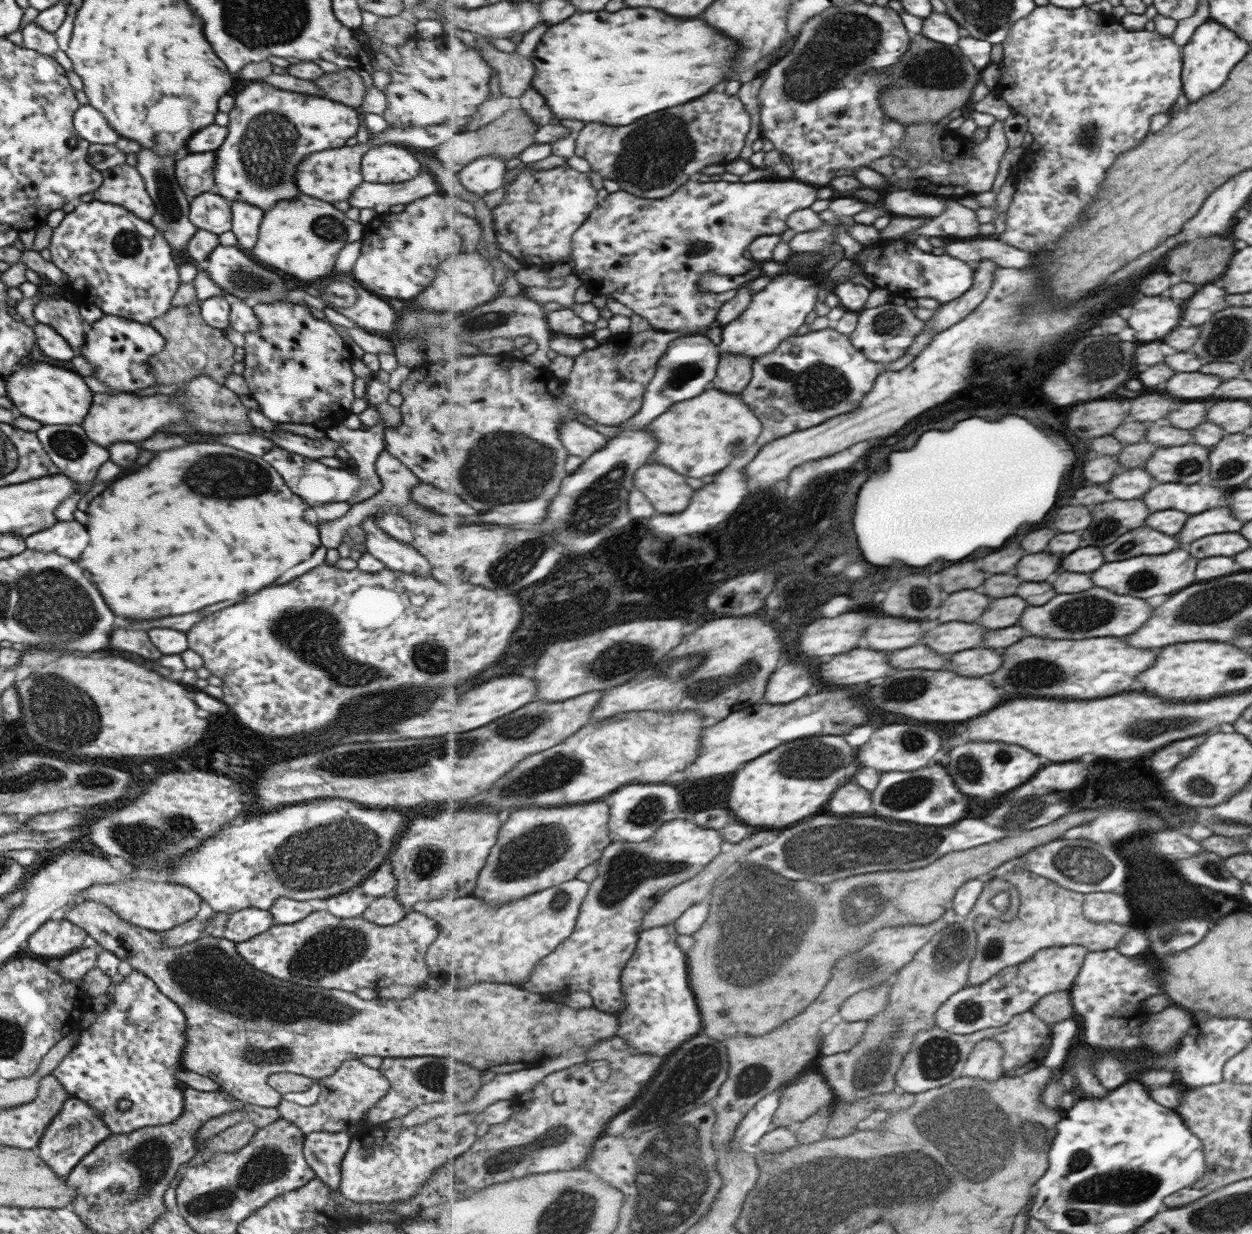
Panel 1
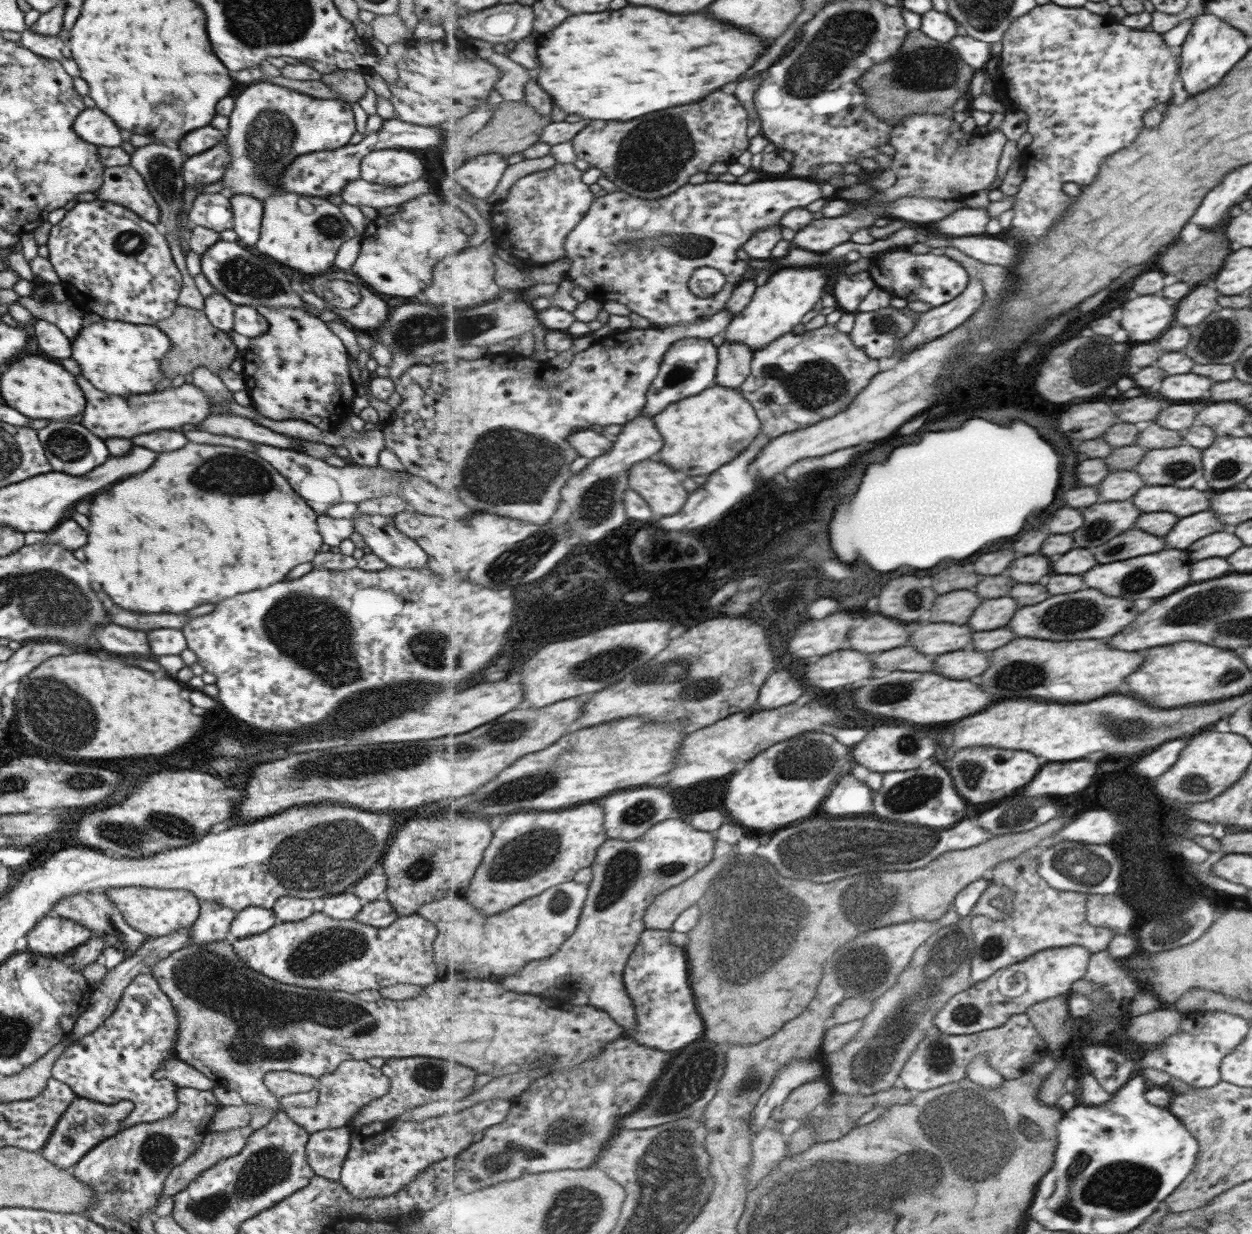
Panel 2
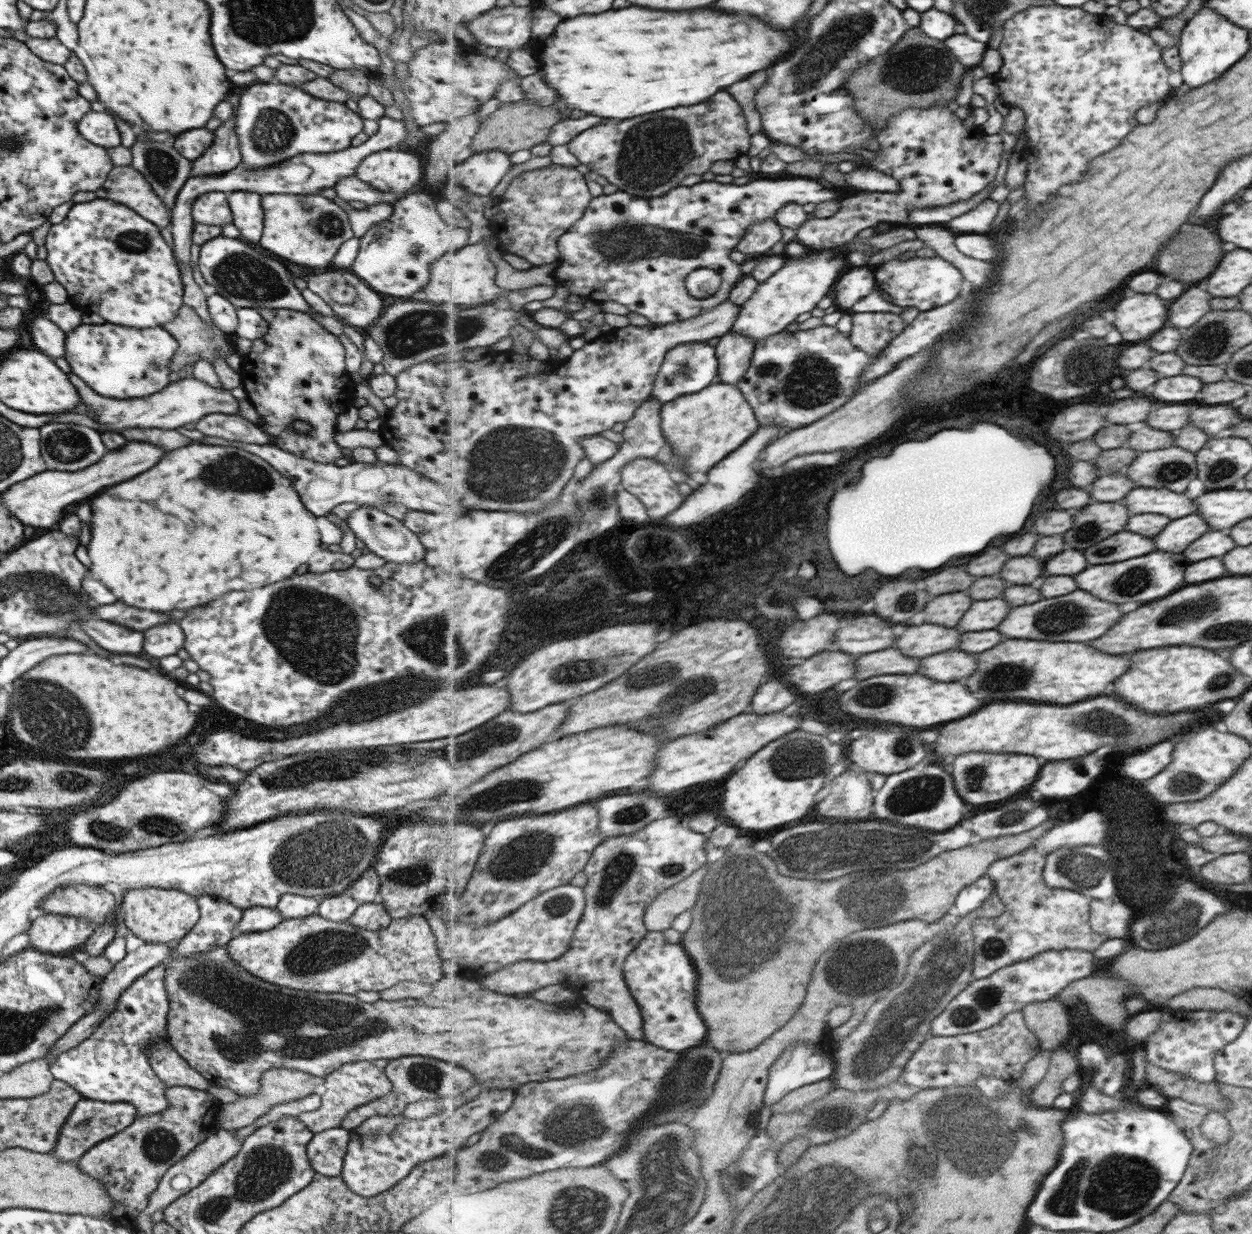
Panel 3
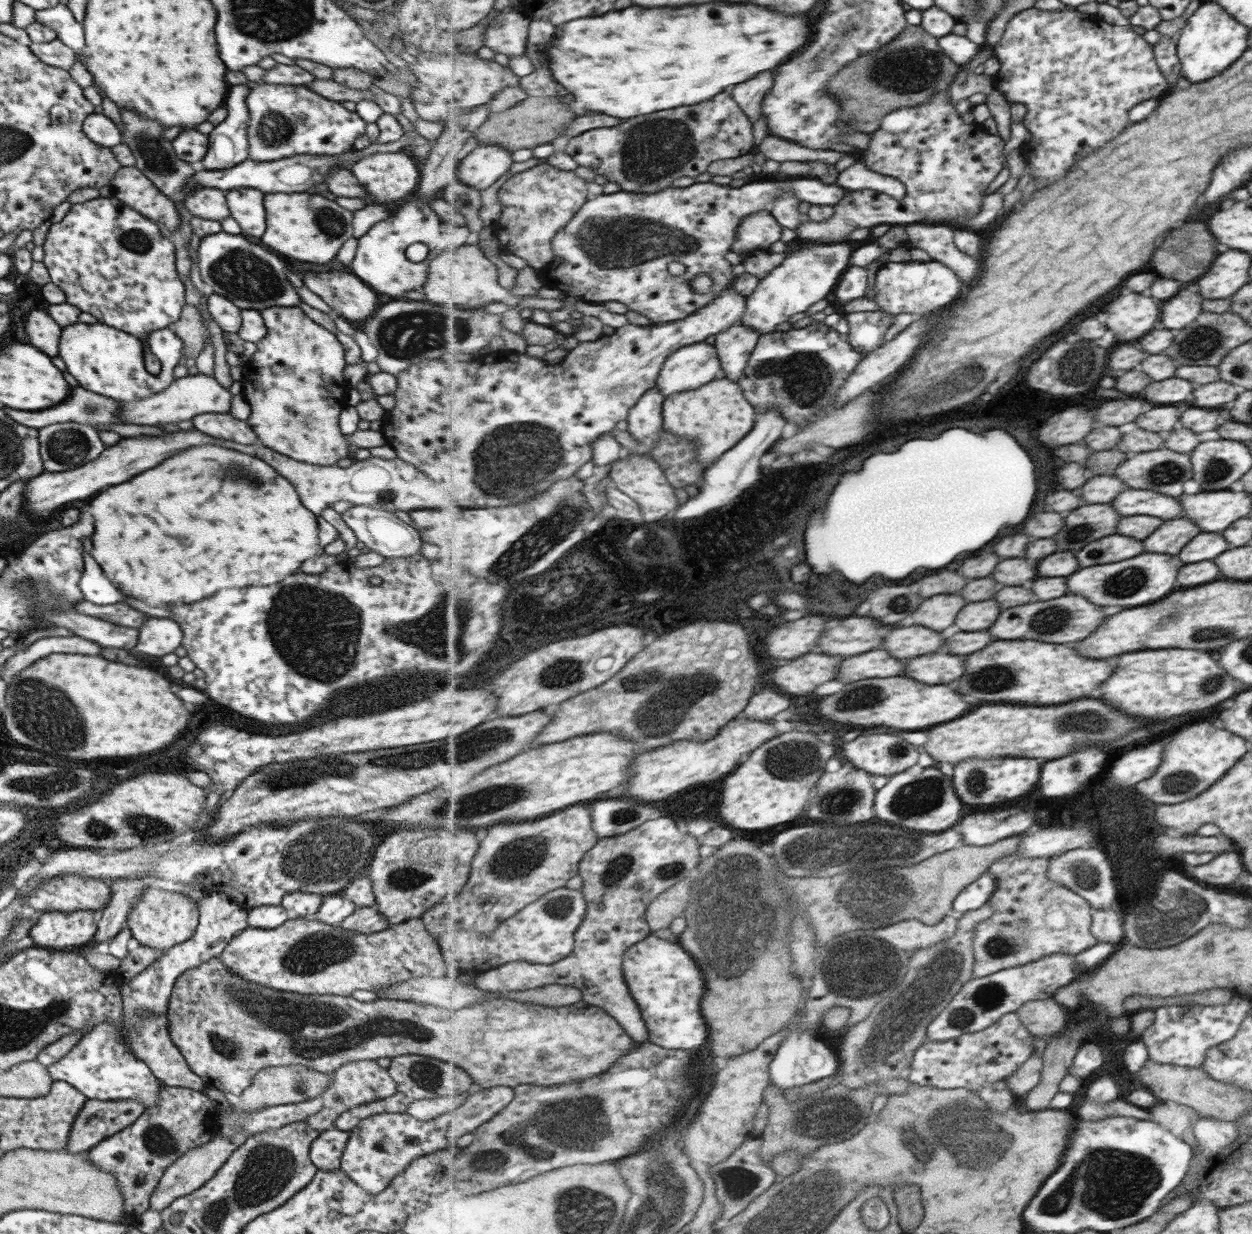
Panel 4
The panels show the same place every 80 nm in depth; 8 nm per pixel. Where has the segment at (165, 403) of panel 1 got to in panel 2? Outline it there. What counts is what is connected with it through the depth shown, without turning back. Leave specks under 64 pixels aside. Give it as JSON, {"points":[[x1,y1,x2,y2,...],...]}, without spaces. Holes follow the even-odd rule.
{"points":[[80,374,75,376,76,383,85,397,85,410,81,424,89,432,99,438,131,438,135,434,147,434,153,430,169,430,183,424,197,424,201,422,212,410,208,396,194,384,183,383,177,387,164,388,147,394,129,396,108,395,93,388,86,378]]}

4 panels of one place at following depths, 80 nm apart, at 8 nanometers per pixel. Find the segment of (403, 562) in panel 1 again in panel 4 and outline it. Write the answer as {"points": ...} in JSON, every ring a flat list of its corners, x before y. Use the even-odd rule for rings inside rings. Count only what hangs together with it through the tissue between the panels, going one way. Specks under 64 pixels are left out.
{"points":[[352,505,340,514,347,528,359,542,383,558,401,558,421,552,422,539,419,530,410,523,399,520,394,513,367,505]]}

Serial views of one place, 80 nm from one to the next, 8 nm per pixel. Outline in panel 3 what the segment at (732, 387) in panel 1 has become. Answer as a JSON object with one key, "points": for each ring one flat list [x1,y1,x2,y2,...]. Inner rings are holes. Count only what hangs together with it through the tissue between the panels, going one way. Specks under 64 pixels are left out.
{"points":[[737,331,720,337,716,353,720,362,719,381,737,385,749,370,756,349,756,340]]}

